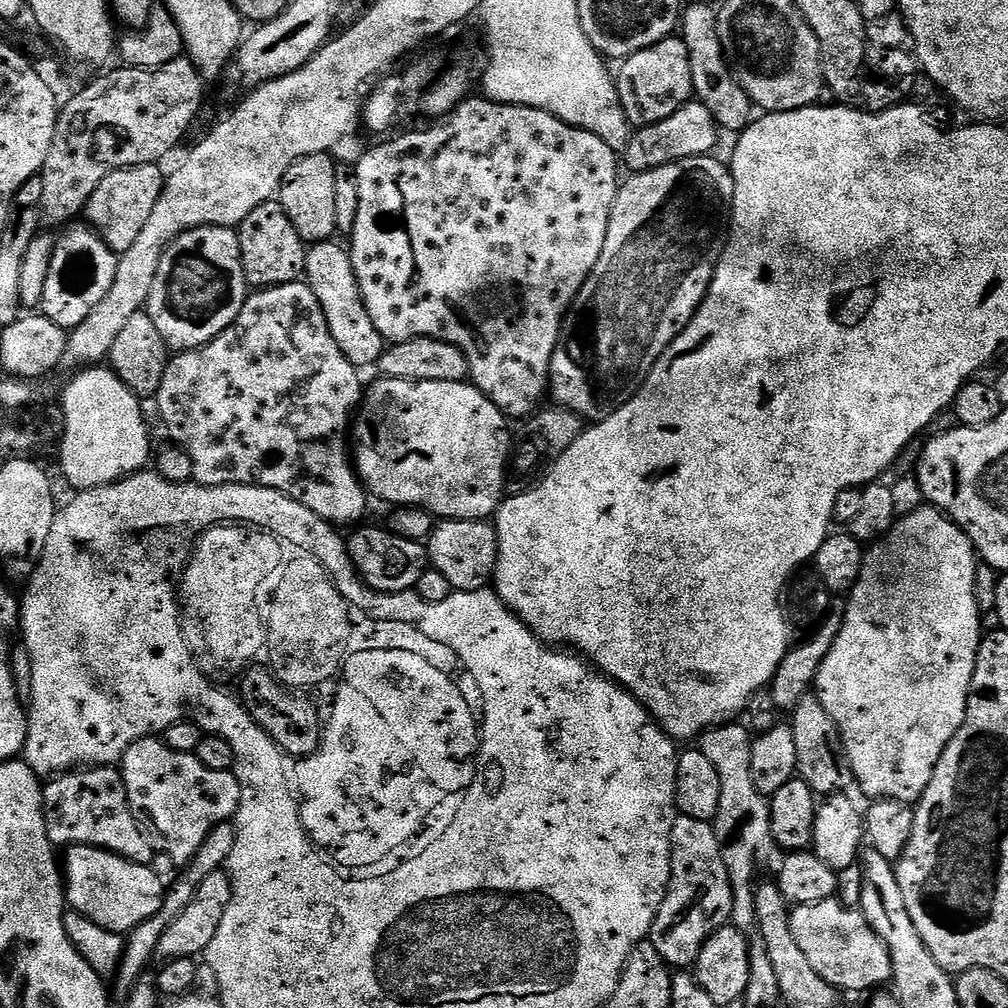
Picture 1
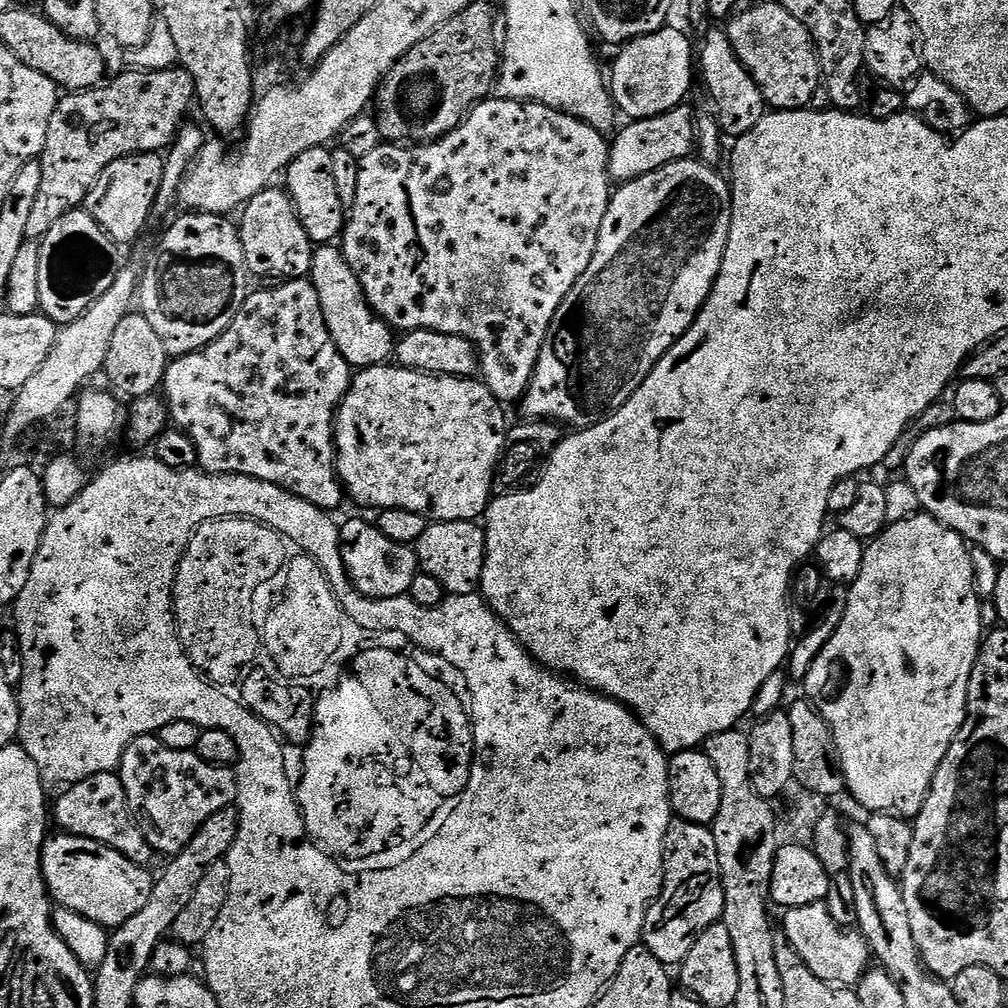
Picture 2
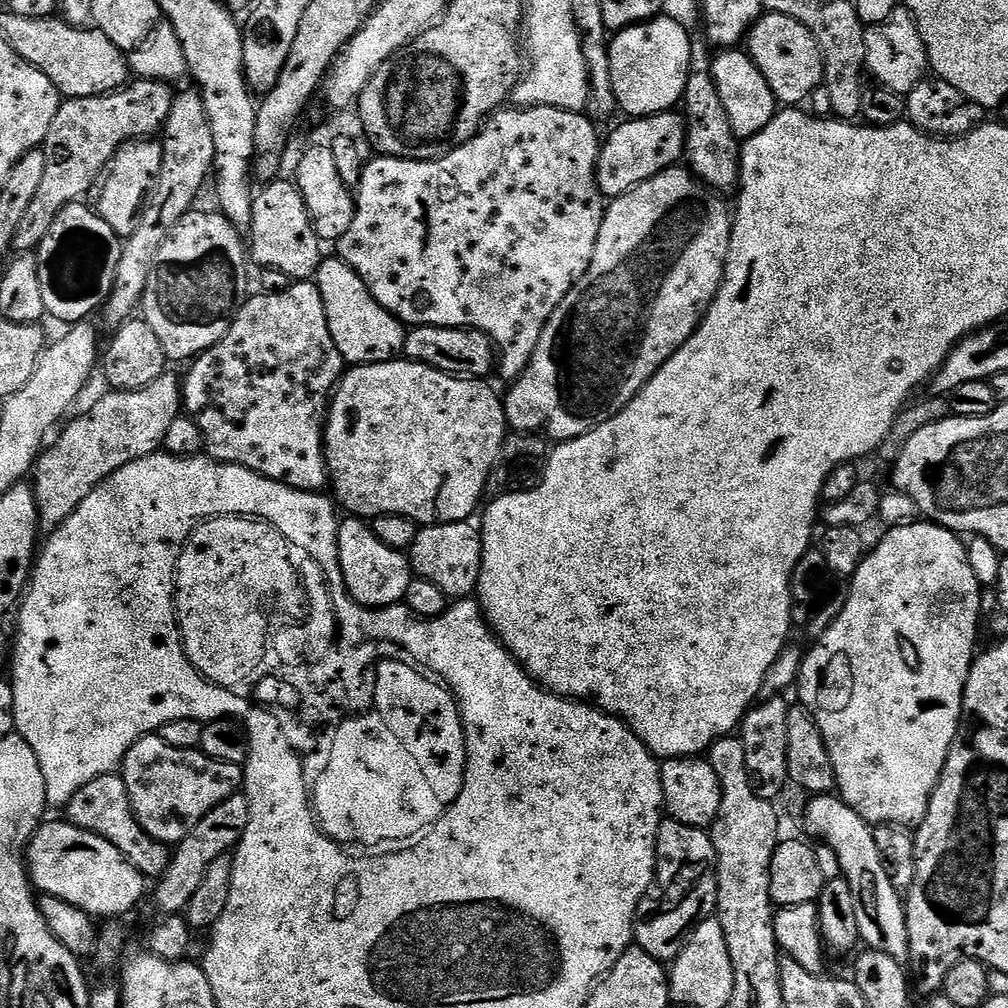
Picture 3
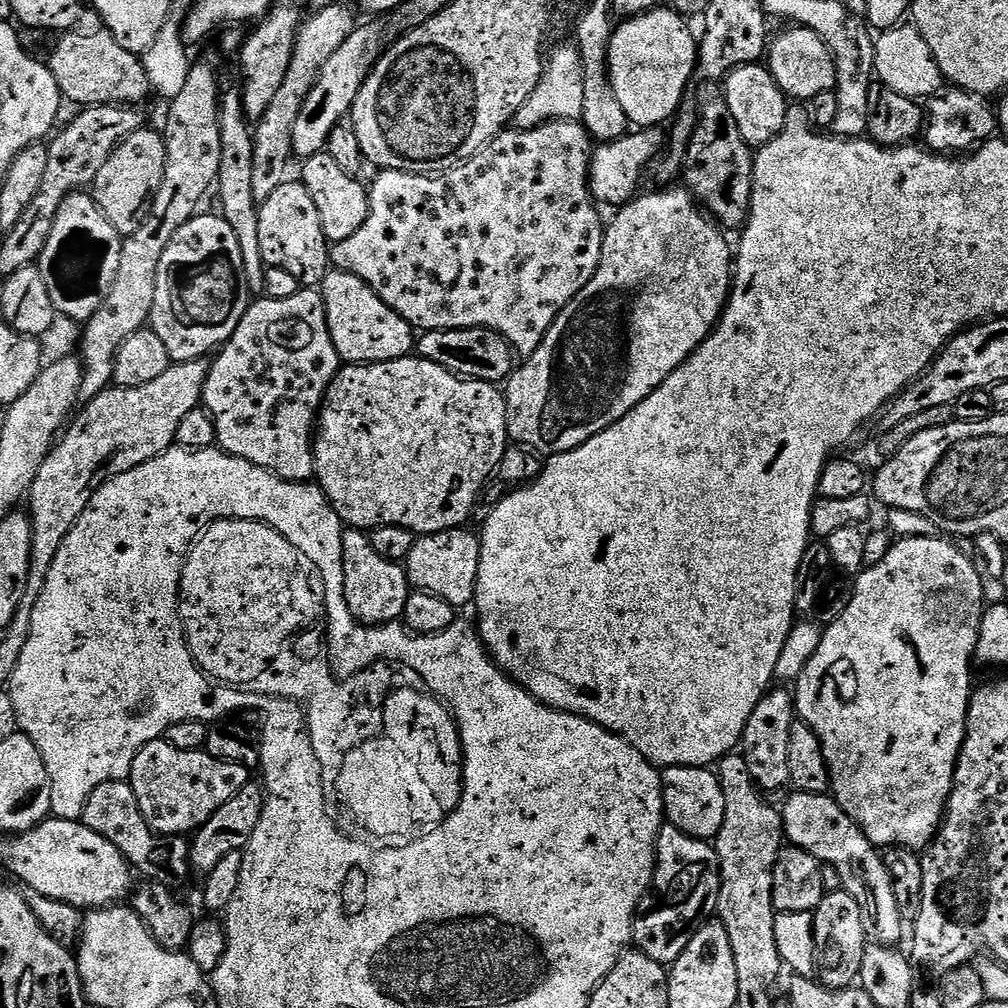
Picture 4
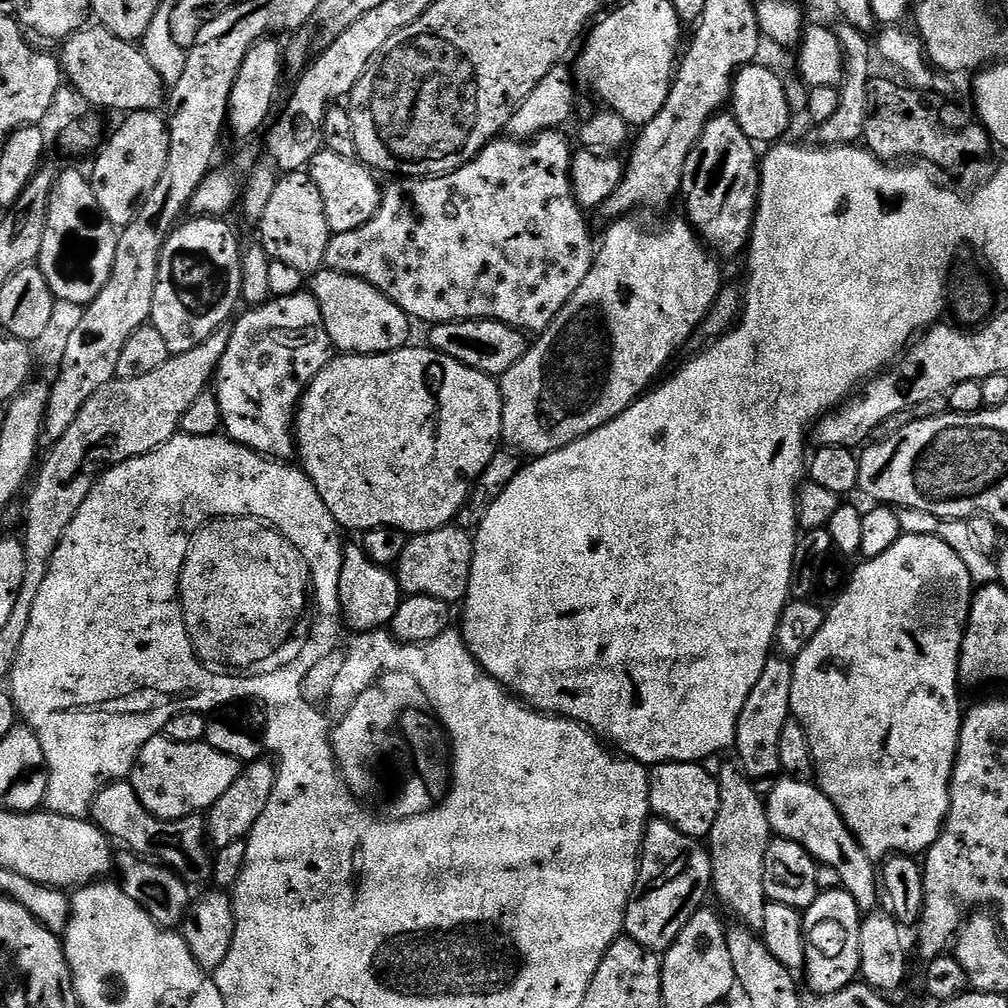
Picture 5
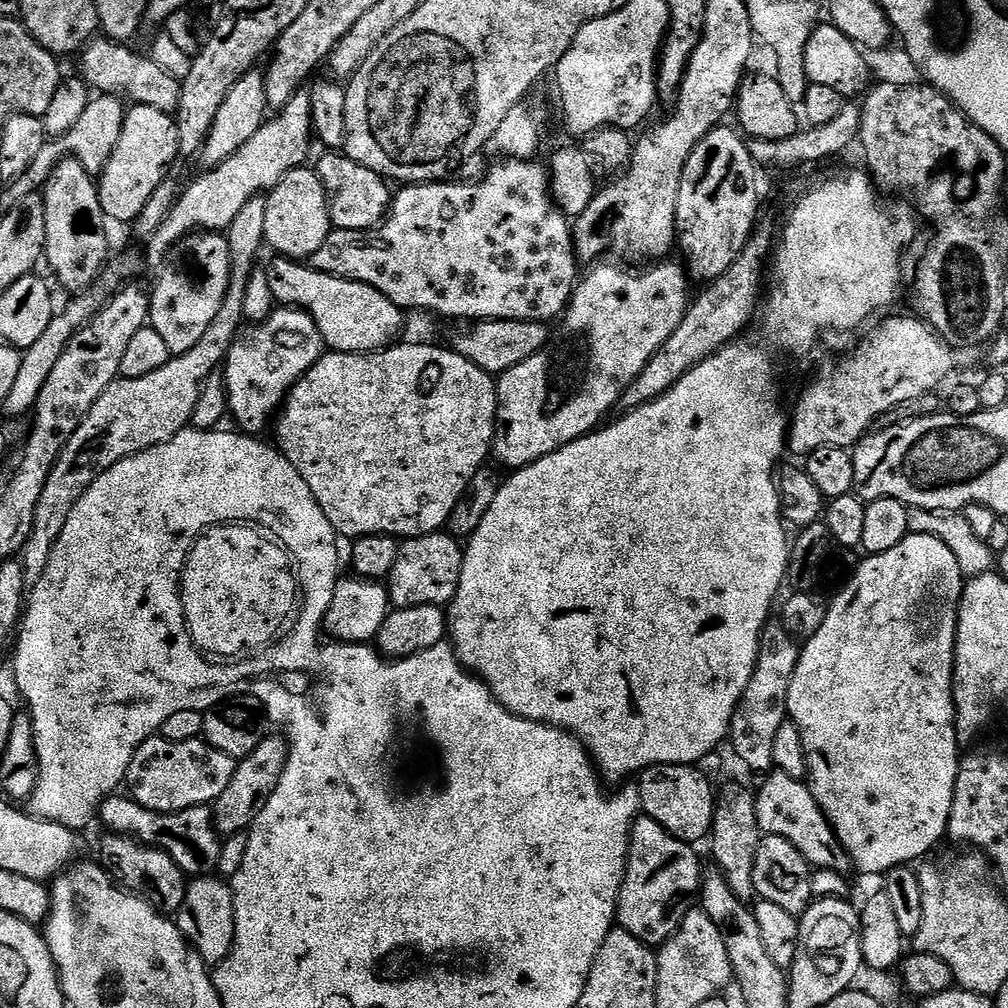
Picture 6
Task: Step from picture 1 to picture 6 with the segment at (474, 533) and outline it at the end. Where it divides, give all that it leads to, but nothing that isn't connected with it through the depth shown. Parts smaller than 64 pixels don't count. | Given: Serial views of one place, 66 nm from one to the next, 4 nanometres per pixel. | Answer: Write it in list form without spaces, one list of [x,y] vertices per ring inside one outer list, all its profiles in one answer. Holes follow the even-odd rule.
[[[447,531],[431,532],[429,536],[413,536],[405,539],[394,561],[394,570],[386,578],[388,598],[393,609],[414,608],[418,606],[447,606],[458,594],[458,582],[462,578],[464,548],[461,541]]]

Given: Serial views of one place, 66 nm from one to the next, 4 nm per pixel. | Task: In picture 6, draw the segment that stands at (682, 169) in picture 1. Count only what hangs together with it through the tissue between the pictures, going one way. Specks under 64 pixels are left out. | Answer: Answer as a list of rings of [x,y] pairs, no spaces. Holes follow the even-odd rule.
[[[672,262],[645,267],[648,268],[645,272],[604,263],[596,266],[601,268],[594,269],[585,280],[583,277],[577,283],[572,302],[562,316],[565,334],[576,337],[562,341],[557,348],[549,346],[510,371],[499,373],[496,380],[496,422],[499,427],[496,429],[494,456],[508,470],[527,468],[529,464],[597,431],[609,419],[608,411],[623,401],[625,390],[642,374],[642,370],[646,370],[656,351],[669,340],[674,330],[678,330],[690,307],[690,277],[683,263],[668,263]]]

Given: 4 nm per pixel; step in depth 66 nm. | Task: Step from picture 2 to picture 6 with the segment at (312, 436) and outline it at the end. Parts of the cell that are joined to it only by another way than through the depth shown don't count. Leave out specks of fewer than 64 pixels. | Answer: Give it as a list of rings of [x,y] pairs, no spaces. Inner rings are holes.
[[[299,306],[277,307],[276,311],[270,314],[270,318],[241,331],[228,351],[228,359],[222,365],[222,383],[224,391],[228,393],[231,419],[236,419],[235,427],[247,435],[259,437],[260,431],[267,426],[268,419],[270,424],[273,417],[279,413],[292,387],[320,361],[325,352],[324,336],[318,330],[316,320],[310,318],[310,314],[303,312]]]

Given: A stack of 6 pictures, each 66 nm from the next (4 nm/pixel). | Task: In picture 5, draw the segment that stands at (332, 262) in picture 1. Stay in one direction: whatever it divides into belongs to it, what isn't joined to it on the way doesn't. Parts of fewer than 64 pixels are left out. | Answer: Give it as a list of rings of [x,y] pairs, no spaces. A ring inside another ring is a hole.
[[[327,270],[315,273],[313,280],[316,281],[310,285],[310,291],[324,311],[326,330],[332,337],[333,345],[338,346],[341,353],[375,354],[396,352],[405,347],[404,335],[408,332],[410,318],[377,288],[372,288],[356,276]]]

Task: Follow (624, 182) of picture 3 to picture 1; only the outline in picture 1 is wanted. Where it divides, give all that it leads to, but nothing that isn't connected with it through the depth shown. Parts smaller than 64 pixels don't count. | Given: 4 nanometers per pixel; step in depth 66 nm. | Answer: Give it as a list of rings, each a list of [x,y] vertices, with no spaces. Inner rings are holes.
[[[698,102],[684,104],[670,118],[657,124],[645,124],[629,139],[628,147],[622,153],[623,163],[628,163],[627,171],[649,172],[672,164],[676,160],[685,160],[691,156],[706,156],[715,153],[716,139],[722,136],[715,118]]]

